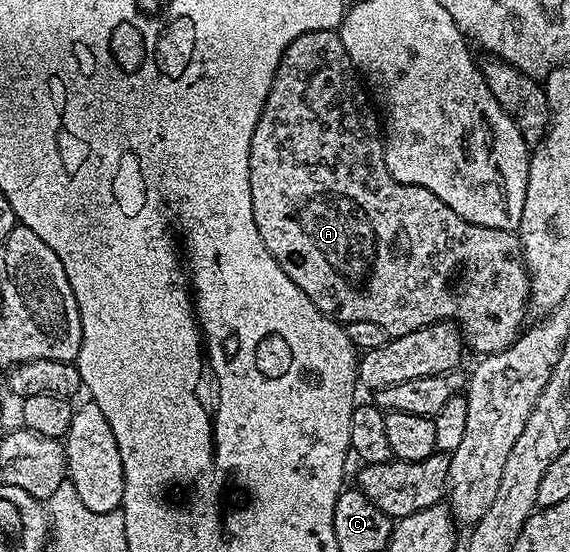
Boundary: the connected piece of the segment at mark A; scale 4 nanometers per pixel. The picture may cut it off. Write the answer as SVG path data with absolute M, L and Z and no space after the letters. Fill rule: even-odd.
M332 29L311 31L299 35L287 47L273 76L271 91L259 115L259 123L251 135L249 170L251 171L251 207L255 215L255 227L259 227L259 235L271 251L273 258L279 263L279 267L287 271L287 275L308 295L311 303L315 303L319 312L342 323L368 319L378 327L383 327L383 331L389 337L411 335L411 331L419 331L419 327L434 325L437 321L452 321L459 323L464 344L468 348L470 345L477 355L503 351L511 342L516 341L522 332L526 324L524 323L525 309L527 310L529 305L529 273L525 270L525 261L521 257L520 236L508 229L483 227L471 223L455 215L455 211L451 211L451 207L447 207L443 199L431 195L431 191L418 185L399 183L389 174L385 162L383 129L379 124L378 114L363 88L362 78L353 68L351 59L347 55L347 47L343 47L340 32Z

